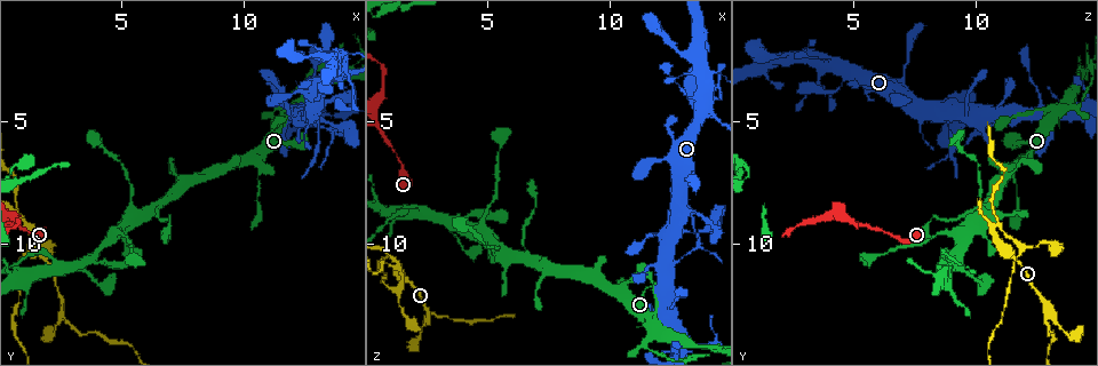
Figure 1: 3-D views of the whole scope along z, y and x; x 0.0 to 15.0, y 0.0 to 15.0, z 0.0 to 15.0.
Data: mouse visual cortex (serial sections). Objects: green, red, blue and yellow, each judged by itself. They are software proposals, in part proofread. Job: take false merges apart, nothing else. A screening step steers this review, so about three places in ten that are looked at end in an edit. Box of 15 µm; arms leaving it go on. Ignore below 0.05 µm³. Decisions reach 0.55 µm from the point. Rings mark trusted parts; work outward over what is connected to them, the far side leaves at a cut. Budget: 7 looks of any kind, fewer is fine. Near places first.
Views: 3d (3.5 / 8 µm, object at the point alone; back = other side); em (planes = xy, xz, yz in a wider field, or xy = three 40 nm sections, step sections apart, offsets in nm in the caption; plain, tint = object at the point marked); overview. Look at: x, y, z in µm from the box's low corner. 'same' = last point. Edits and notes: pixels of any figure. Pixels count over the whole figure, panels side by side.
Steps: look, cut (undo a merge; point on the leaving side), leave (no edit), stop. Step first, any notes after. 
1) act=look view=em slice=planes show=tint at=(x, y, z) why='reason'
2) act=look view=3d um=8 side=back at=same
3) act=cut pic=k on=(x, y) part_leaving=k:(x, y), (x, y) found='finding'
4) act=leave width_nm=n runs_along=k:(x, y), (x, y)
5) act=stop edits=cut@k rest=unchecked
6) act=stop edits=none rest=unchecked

act=look view=3d um=8 at=(6.6, 8.3, 10.7) why='small branch off a trunk'

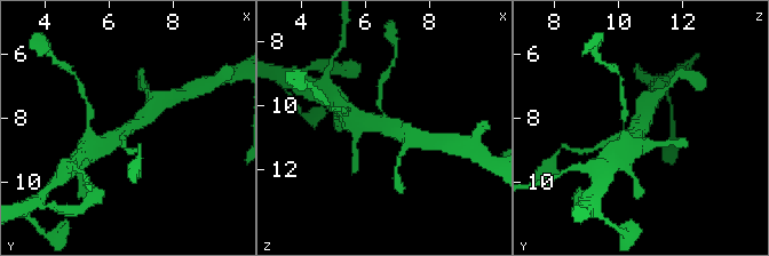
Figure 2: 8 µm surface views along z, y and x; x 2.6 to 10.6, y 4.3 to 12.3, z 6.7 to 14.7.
act=look view=3d um=3.5 at=(6.6, 8.3, 10.6) why='closer look'

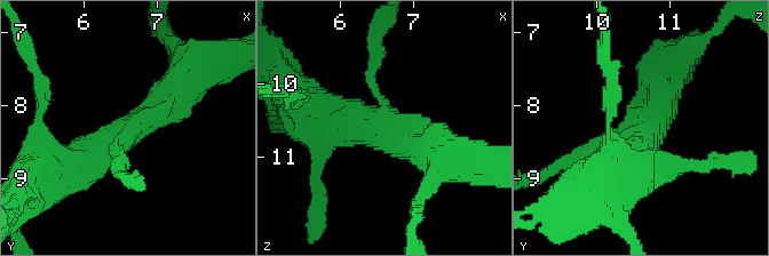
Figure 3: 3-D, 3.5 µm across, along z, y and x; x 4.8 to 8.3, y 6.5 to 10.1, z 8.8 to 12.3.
act=look view=em slice=xy step=1 show=tint at=(6.55, 8.35, 10.60) arms=3 arm_widths_nm=150,450,500

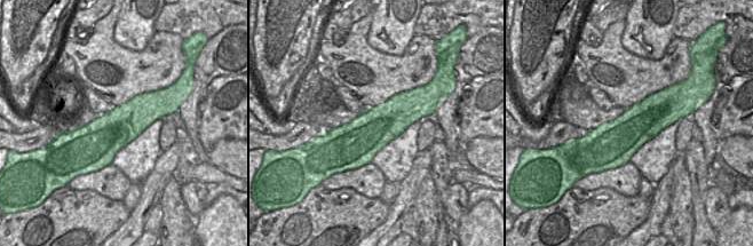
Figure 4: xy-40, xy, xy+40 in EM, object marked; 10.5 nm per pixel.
act=leave runs_along=3:(181, 84), (110, 144), (61, 165) found='continuous, no second cell'

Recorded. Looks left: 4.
act=look view=3d um=8 at=(2.0, 10.5, 8.6) why='thin neck'

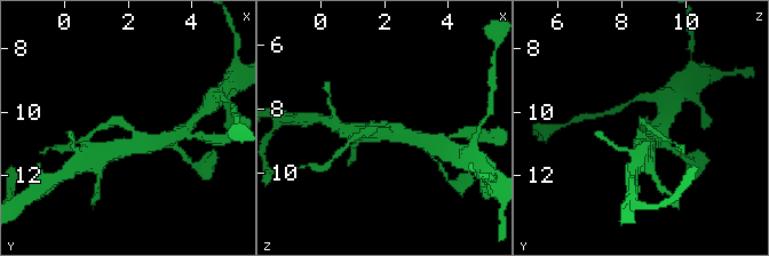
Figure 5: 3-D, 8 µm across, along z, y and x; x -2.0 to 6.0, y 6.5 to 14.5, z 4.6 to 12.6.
act=look view=em slice=planes show=tint at=(2.0, 10.4, 8.6) why='need the tissue'

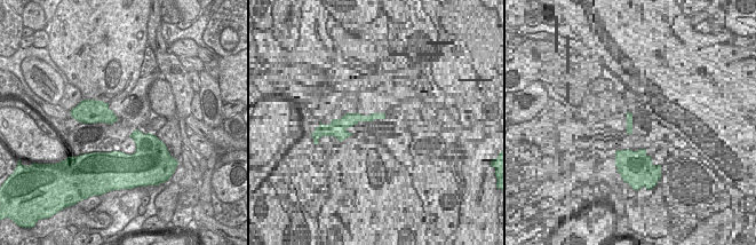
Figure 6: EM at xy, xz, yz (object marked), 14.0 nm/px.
act=leave width_nm=220 runs_along=5:(148, 144), (123, 121), (98, 129) found='one cell here'

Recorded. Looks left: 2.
act=look view=3d um=8 side=back at=(11.8, 4.6, 13.4) why='thin arm on a thick one'

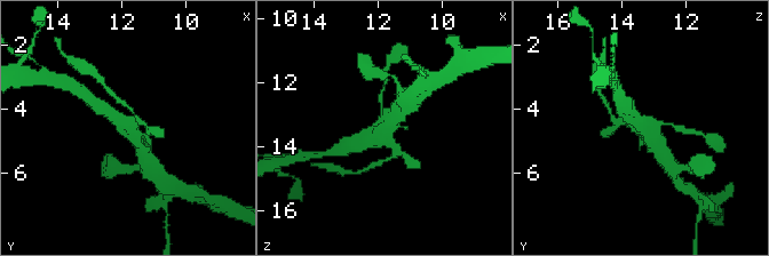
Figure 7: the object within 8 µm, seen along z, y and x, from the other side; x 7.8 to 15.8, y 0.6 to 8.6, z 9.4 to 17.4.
act=look view=em slice=xy step=5 show=tint at=(11.8, 4.5, 13.5) why='now the EM'

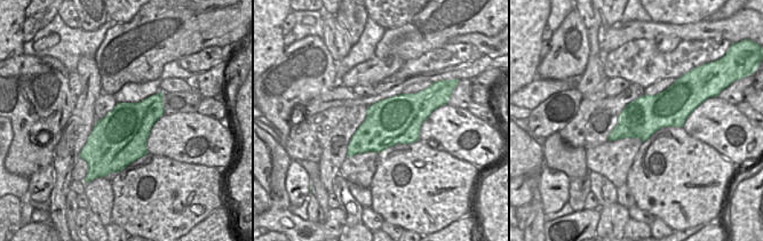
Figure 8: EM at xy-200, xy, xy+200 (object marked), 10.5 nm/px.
act=leave runs_along=7:(139, 148), (127, 126), (101, 108) found='all the same cell'

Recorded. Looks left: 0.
act=stop edits=none rest=unchecked

